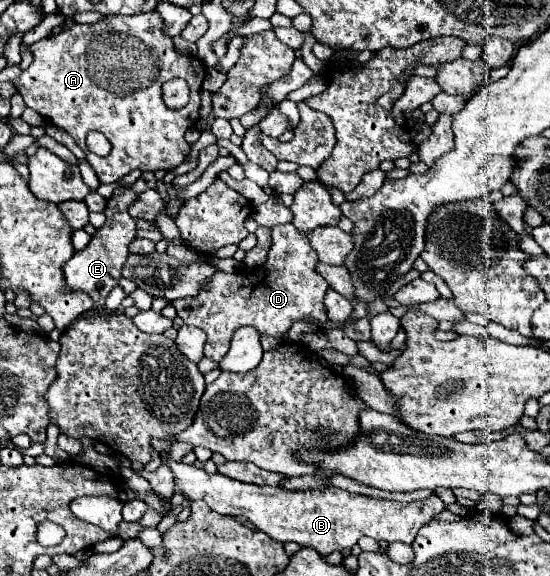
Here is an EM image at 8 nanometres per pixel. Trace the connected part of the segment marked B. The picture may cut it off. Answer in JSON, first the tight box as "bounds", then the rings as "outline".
{"bounds":[169,462,447,556],"outline":[[[169,462],[171,470],[175,474],[177,492],[183,492],[187,498],[191,500],[203,500],[207,502],[207,506],[223,516],[245,516],[249,518],[261,532],[265,532],[269,538],[285,544],[285,542],[297,542],[301,546],[313,548],[317,550],[321,556],[327,556],[331,552],[339,552],[345,548],[351,548],[359,542],[359,538],[363,536],[371,536],[377,542],[379,540],[387,540],[387,542],[405,542],[411,544],[417,536],[417,530],[425,524],[431,522],[439,512],[443,512],[447,506],[437,498],[437,496],[429,496],[425,500],[417,500],[417,502],[395,502],[395,500],[379,500],[379,498],[371,498],[371,496],[361,496],[361,494],[351,494],[347,490],[341,488],[333,488],[327,486],[323,490],[285,490],[281,486],[255,486],[255,484],[245,484],[233,478],[227,478],[223,474],[213,474],[209,476],[205,470],[199,470],[195,466],[187,466],[183,462]]]}

